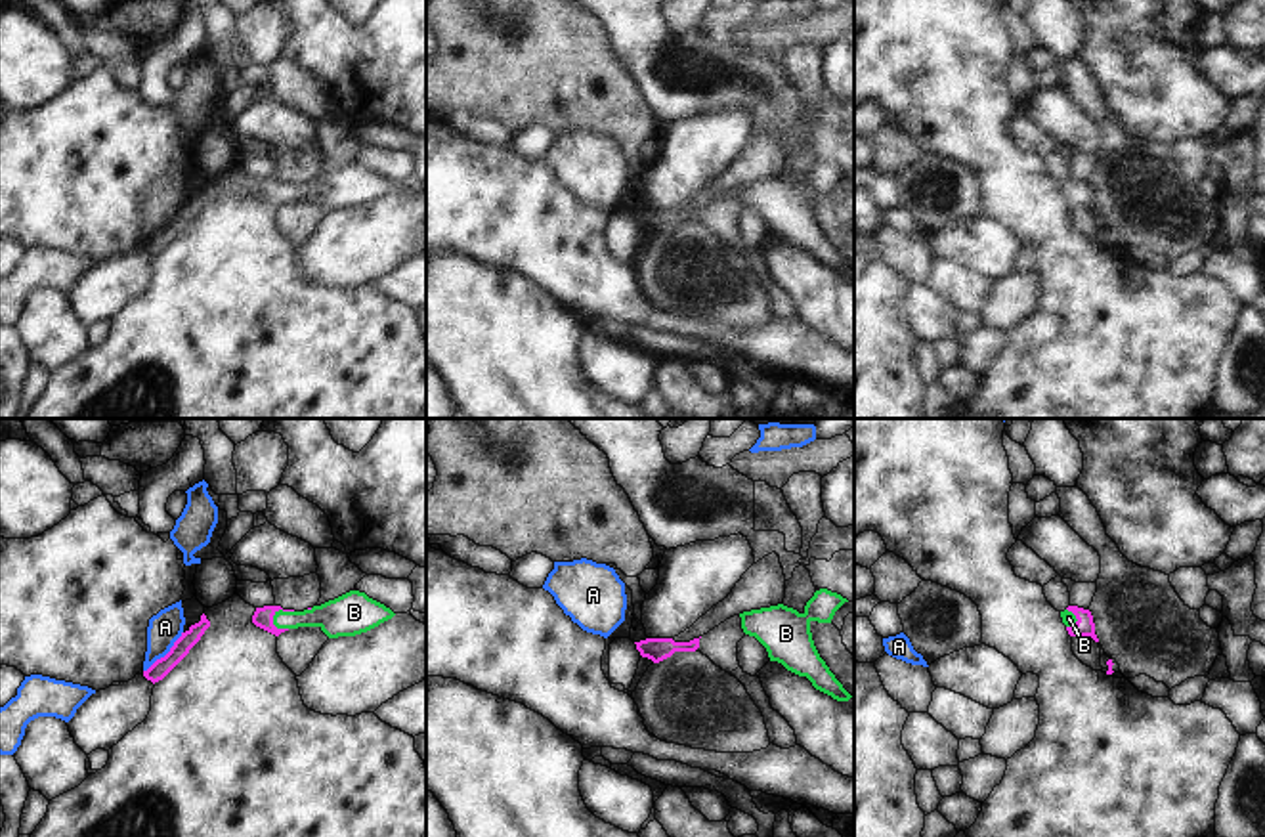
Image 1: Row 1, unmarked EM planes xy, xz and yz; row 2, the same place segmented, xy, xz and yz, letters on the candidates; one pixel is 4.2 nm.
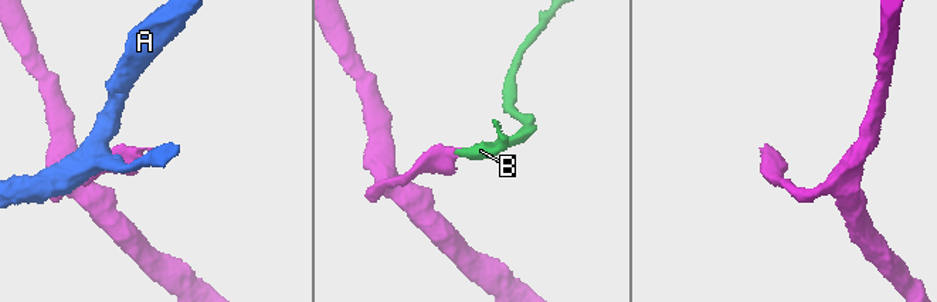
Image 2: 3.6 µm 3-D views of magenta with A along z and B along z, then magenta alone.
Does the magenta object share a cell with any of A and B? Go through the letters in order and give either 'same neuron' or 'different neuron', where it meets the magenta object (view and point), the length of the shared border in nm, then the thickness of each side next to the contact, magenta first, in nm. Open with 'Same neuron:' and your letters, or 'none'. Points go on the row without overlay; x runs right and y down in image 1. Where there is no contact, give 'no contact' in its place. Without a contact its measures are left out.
Same neuron: B
A: different neuron; contact xy (167, 226); length 240 nm; calibres 80 and 140 nm
B: same neuron; contact xy (279, 180); length 110 nm; calibres 90 and 160 nm

